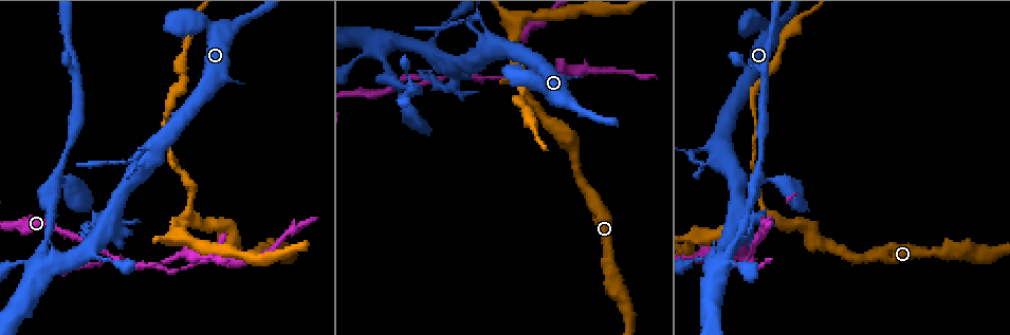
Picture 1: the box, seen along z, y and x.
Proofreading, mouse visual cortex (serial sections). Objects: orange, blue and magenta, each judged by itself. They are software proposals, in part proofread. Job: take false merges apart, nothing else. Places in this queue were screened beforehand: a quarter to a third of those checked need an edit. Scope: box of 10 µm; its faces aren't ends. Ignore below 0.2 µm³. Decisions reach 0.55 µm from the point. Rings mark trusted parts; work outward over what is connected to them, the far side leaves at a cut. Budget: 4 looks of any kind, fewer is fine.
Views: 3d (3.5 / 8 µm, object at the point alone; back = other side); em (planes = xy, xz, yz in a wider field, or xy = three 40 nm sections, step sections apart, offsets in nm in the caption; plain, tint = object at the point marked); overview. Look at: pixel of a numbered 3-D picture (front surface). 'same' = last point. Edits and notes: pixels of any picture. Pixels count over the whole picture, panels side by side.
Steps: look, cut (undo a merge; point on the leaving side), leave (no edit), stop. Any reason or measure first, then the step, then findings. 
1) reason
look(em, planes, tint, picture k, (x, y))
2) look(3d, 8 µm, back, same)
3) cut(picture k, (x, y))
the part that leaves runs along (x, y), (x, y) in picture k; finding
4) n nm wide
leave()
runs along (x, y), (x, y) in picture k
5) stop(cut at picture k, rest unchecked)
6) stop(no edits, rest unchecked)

side arm on a straight run
look(3d, 3.5 µm, picture 1, (713, 145))

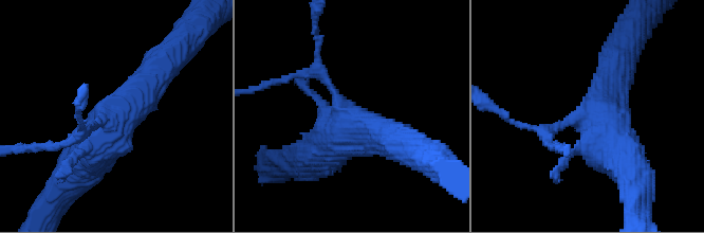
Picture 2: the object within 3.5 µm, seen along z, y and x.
look(em, xy, step 1, tint, picture 2, (589, 117))

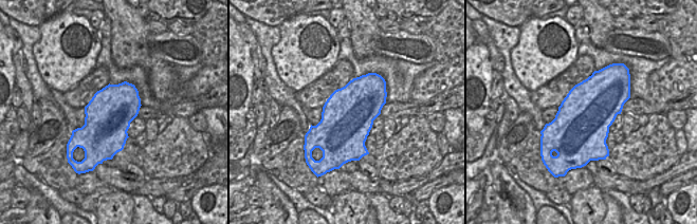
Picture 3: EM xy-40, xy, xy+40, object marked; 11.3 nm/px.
leave()
runs along (162, 65), (74, 176) in picture 2; continuous, no second cell

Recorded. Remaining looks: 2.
side arm on a straight run
look(3d, 3.5 µm, picture 1, (137, 267))

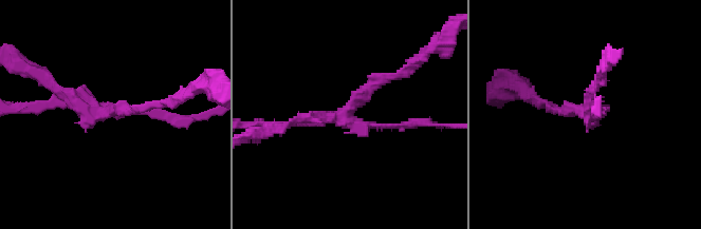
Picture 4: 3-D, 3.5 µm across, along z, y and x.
3 arms; arms of 100, 150, 150 nm
look(em, xy, step 2, tint, picture 4, (346, 119))

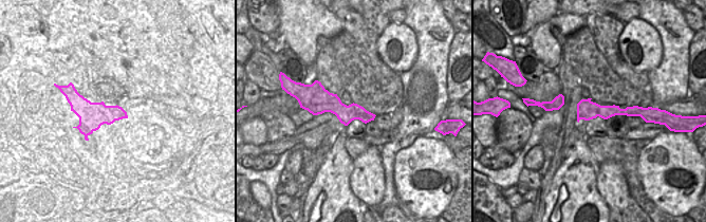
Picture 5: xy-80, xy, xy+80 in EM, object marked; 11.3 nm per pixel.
cut(picture 4, (152, 114))
the part that leaves runs along (316, 119), (407, 125) in picture 4; a second cell is stuck on

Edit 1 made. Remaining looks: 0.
stop(cut at picture 4, rest unchecked)

